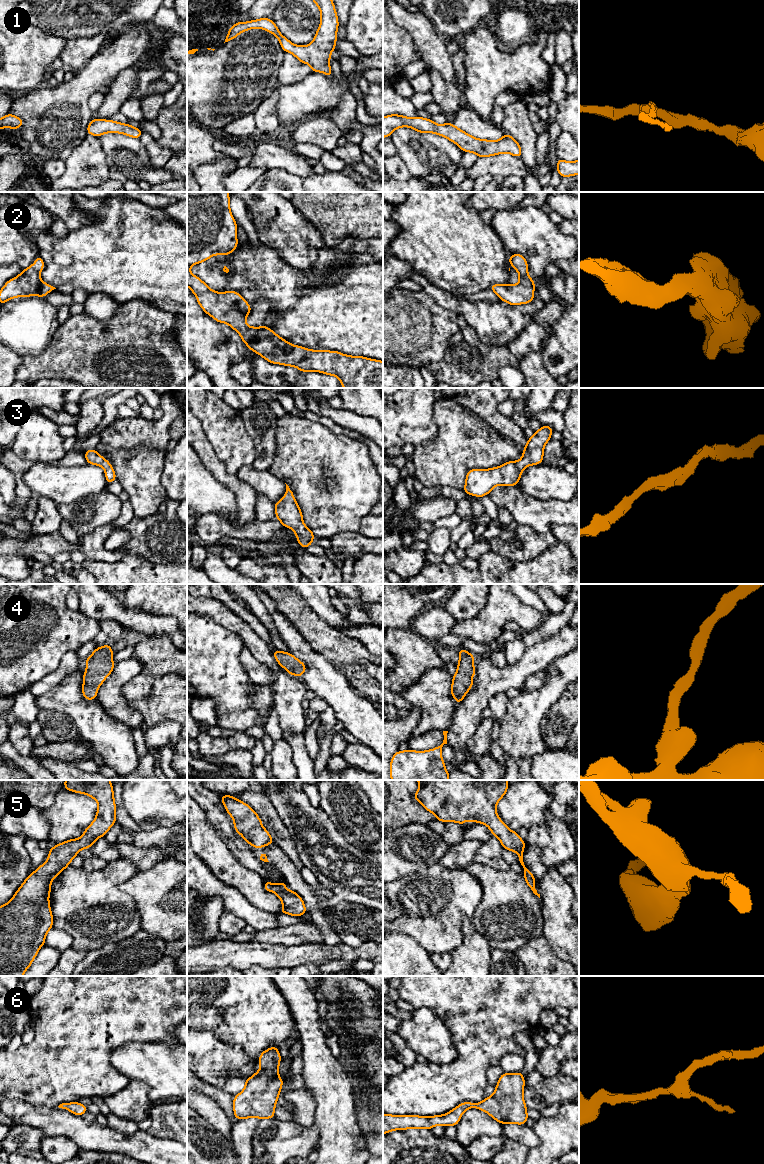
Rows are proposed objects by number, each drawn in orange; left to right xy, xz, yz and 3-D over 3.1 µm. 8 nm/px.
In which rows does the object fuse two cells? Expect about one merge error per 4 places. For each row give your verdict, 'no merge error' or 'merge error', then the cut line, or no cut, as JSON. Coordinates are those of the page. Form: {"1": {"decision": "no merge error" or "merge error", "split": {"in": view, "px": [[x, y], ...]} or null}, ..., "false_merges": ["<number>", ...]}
{"1": {"decision": "no merge error", "split": null}, "2": {"decision": "no merge error", "split": null}, "3": {"decision": "no merge error", "split": null}, "4": {"decision": "no merge error", "split": null}, "5": {"decision": "no merge error", "split": null}, "6": {"decision": "no merge error", "split": null}, "false_merges": []}

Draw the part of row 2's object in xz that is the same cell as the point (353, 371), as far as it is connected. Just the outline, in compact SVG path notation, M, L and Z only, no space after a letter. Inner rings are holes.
M187 192L187 286L196 296L197 302L203 311L215 321L228 324L239 333L249 350L261 355L270 363L296 367L302 372L317 371L326 375L333 375L340 380L344 388L383 388L383 361L362 356L345 355L338 351L310 350L287 342L265 325L262 327L250 327L246 324L246 317L251 312L252 306L239 293L233 290L224 293L215 292L199 277L190 272L189 268L191 266L204 262L213 255L229 255L237 246L237 224L230 211L228 192Z

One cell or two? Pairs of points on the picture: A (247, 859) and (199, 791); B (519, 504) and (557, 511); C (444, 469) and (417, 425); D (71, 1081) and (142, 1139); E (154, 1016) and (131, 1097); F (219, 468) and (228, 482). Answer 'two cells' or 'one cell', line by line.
A: one cell
B: one cell
C: two cells
D: two cells
E: two cells
F: one cell

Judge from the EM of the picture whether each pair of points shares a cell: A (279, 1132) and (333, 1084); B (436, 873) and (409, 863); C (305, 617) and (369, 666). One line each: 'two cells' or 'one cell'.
A: two cells
B: two cells
C: two cells

